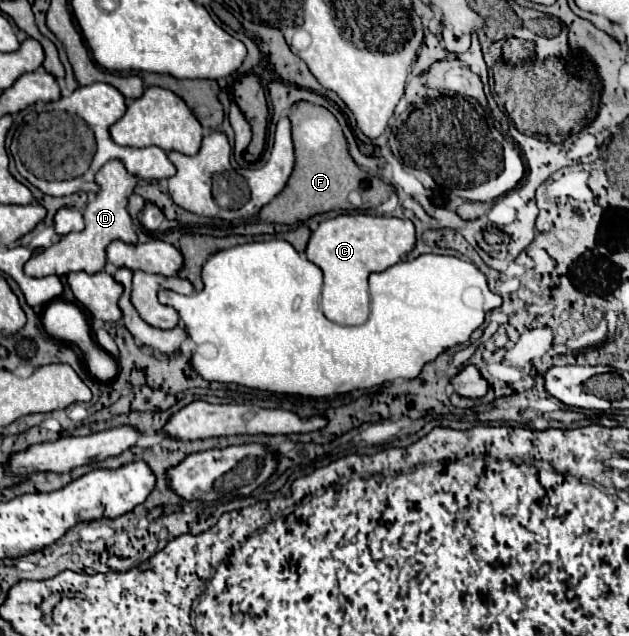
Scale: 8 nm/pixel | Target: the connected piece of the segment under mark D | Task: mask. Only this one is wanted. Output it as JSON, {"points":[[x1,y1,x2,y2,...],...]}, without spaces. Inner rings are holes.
{"points":[[109,160,95,176,95,184,99,190,95,192,95,198,85,204,83,208,83,220,85,228,81,232,69,232,65,234,57,244,45,248,39,254,33,254,29,262,25,264,25,274,33,278,43,278,49,274,55,276,65,276,69,272,87,272,87,274,97,274,103,270,107,256,105,248,113,240,123,240,127,244,137,244,137,234,133,230,131,216,127,212,129,196,133,194,135,186,139,184,139,178,131,172,127,172,125,164,121,160]]}

